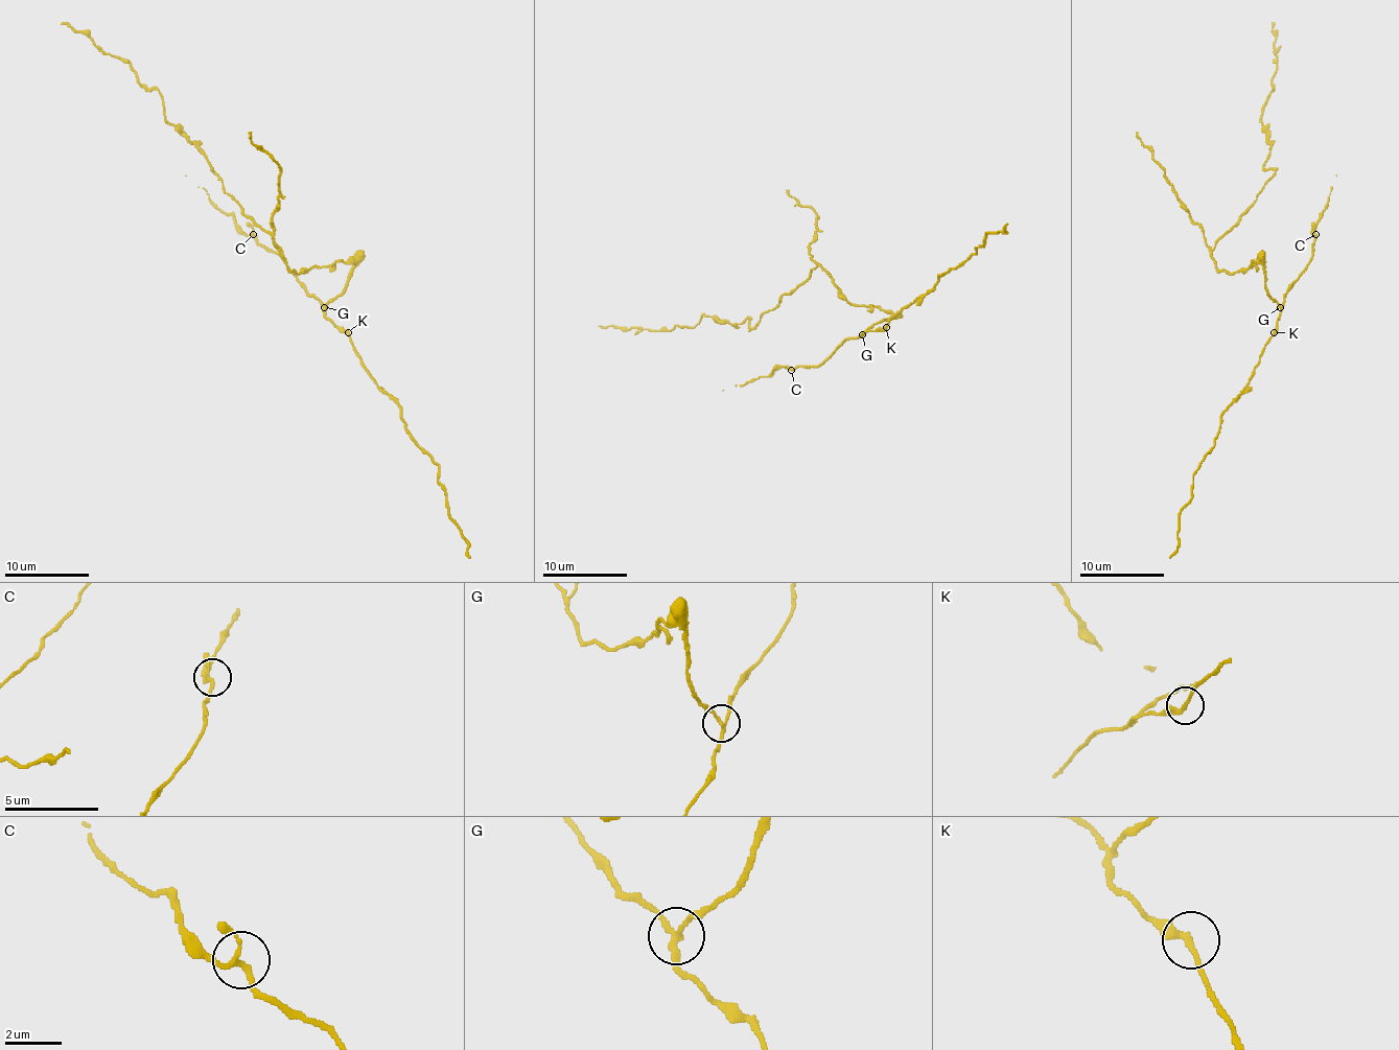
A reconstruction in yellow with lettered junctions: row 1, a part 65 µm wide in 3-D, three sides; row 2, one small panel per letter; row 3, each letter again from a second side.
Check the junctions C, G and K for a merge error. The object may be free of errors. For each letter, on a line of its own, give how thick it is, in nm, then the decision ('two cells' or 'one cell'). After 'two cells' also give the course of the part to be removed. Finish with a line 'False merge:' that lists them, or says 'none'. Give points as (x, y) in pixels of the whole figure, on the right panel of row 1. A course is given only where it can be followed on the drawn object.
C: calibre 160 nm; one cell
G: calibre 170 nm; two cells; course (1280, 307), (1261, 261), (1229, 274), (1212, 251), (1274, 174), (1263, 166), (1261, 118), (1274, 88), (1272, 23)
K: calibre 220 nm; one cell
False merge: G

